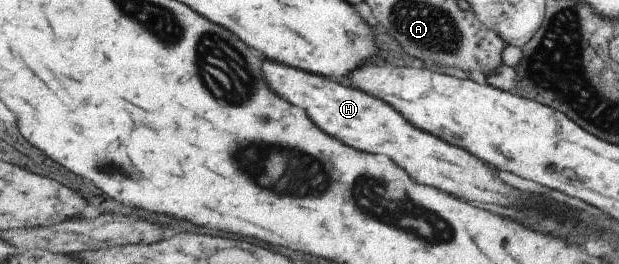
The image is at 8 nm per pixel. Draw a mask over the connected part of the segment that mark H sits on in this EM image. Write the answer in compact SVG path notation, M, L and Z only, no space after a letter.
M270 58L264 60L262 72L268 86L284 100L304 108L318 128L362 152L390 156L402 170L406 170L420 184L434 186L446 194L476 204L488 202L488 204L508 206L508 204L528 202L526 194L500 182L492 174L492 170L484 166L478 158L442 142L442 138L436 138L430 132L424 132L422 128L408 122L404 114L398 112L394 106L364 90L354 88L345 81L290 68Z

